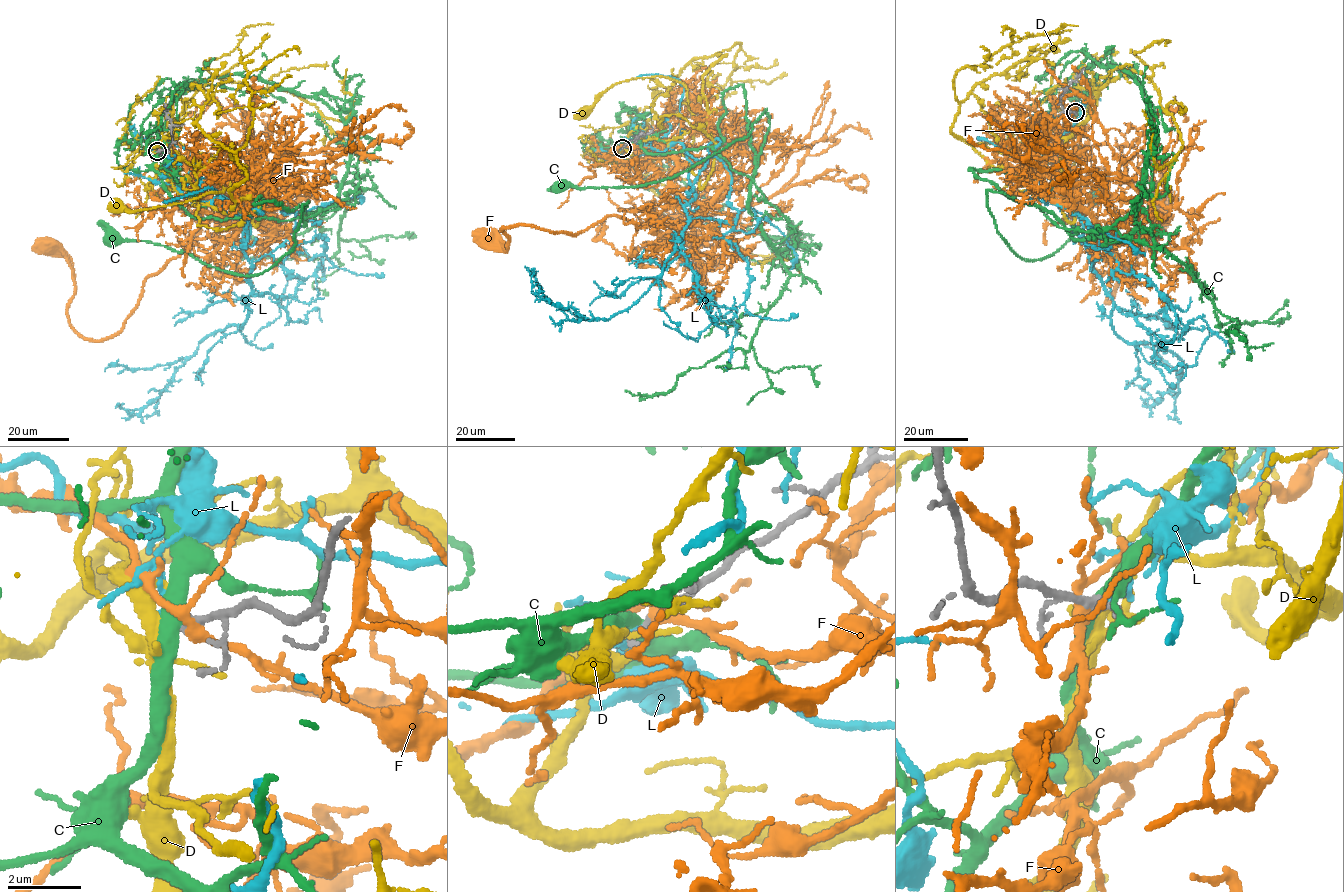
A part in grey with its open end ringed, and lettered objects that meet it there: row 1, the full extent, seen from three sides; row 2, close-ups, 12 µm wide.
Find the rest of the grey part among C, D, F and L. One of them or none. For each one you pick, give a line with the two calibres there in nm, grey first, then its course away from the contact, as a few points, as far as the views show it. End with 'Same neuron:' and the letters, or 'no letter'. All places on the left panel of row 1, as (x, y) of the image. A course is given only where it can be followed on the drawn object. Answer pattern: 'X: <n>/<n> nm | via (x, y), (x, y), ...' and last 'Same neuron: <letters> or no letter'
L: 280/140 nm | via (157, 151), (181, 146), (195, 163), (181, 195), (237, 202), (249, 315), (146, 406), (115, 407)
Same neuron: L

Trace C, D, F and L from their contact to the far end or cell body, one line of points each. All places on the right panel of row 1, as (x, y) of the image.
C: (1075, 112), (1043, 197), (968, 169), (1034, 204), (986, 191), (998, 233), (1029, 260), (1061, 248), (1095, 196)
D: (1076, 112), (1079, 109), (1094, 112), (1070, 135), (1038, 153), (1017, 158), (977, 144), (1020, 144), (1027, 138)
F: (1074, 112), (1055, 173), (1085, 224), (1119, 232), (1108, 240), (1123, 274), (1106, 302), (1153, 239), (1163, 199)
L: (1075, 113), (1053, 174), (1038, 167), (1082, 223), (1115, 334), (1184, 362), (1159, 403), (1126, 384)

